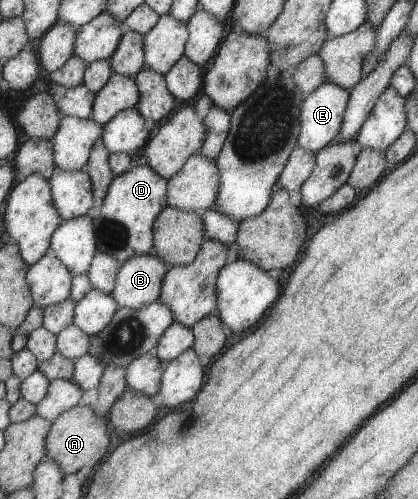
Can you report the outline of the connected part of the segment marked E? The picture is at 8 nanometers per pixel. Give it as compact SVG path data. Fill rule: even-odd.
M327 81L321 85L312 95L305 97L301 105L300 123L302 130L298 136L298 147L317 154L328 147L342 131L345 122L345 113L350 103L350 91L339 87L338 84Z

